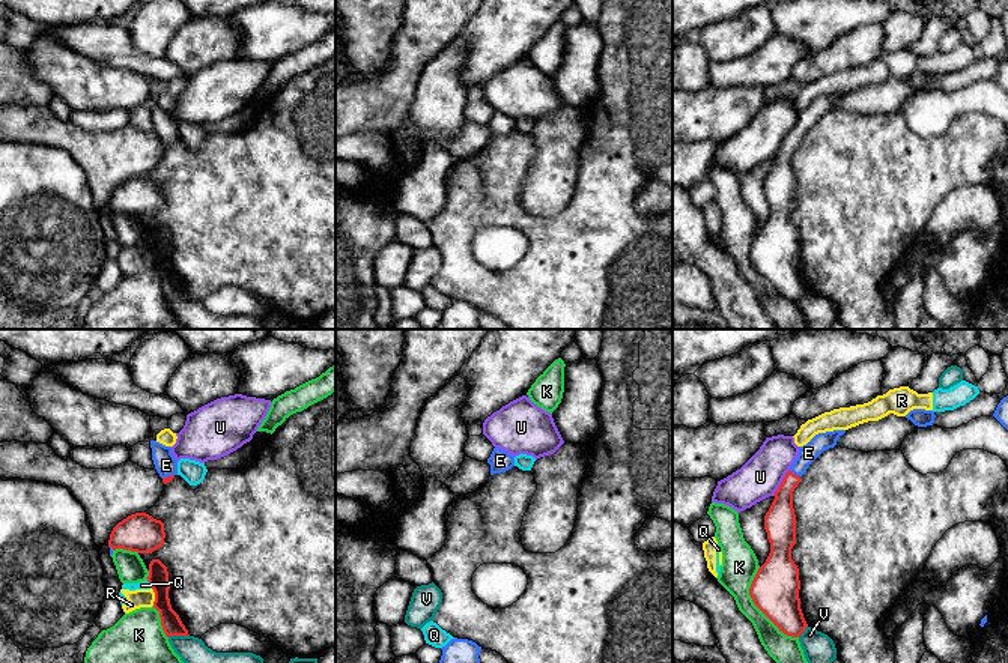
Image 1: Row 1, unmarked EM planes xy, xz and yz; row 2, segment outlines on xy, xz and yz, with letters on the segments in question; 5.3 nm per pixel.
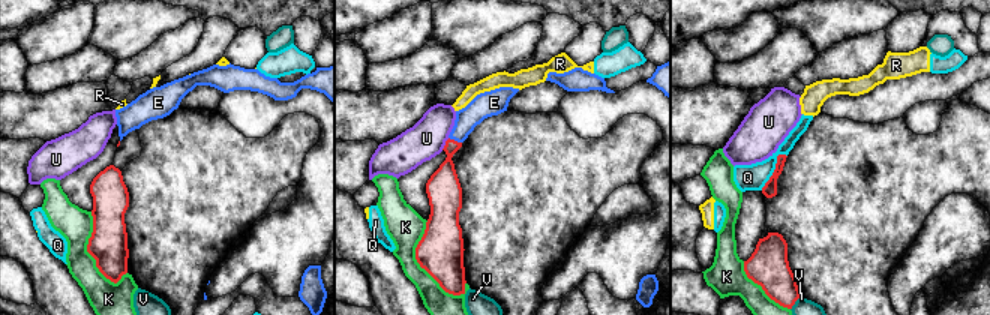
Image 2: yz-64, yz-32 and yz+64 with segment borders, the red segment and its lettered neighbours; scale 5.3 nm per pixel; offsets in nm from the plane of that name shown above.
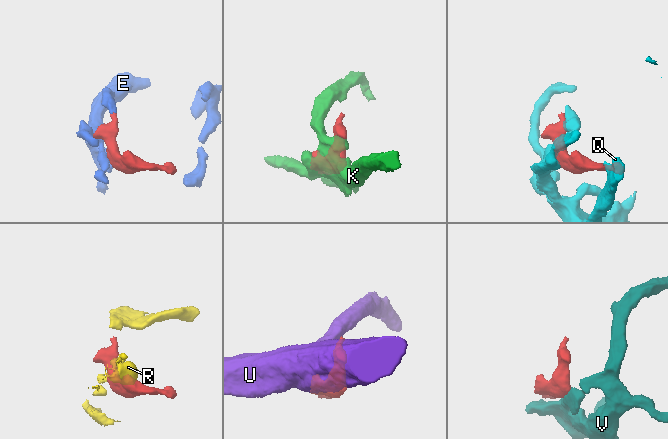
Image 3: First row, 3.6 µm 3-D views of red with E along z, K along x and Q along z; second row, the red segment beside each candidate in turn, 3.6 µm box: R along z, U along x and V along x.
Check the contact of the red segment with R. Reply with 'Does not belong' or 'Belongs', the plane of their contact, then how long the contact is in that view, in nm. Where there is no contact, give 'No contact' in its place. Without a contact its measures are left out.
Does not belong. Touches red in xy. Shared border 100 nm

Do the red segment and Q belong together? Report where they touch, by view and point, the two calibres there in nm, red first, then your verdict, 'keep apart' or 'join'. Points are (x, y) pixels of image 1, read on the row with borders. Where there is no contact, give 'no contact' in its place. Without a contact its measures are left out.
contact xy (149, 582); calibres 110 and 50 nm; keep apart

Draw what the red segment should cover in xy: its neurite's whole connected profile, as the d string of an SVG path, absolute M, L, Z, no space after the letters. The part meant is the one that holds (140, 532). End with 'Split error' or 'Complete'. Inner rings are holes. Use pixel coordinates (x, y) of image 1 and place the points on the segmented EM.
M135 513L119 522L108 540L113 550L123 549L137 553L152 553L164 544L164 523L146 513Z. Complete

